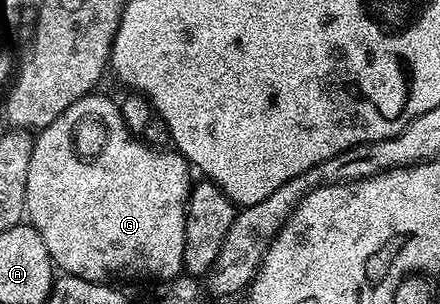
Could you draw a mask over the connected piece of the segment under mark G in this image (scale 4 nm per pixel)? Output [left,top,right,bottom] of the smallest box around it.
[25,91,191,283]

